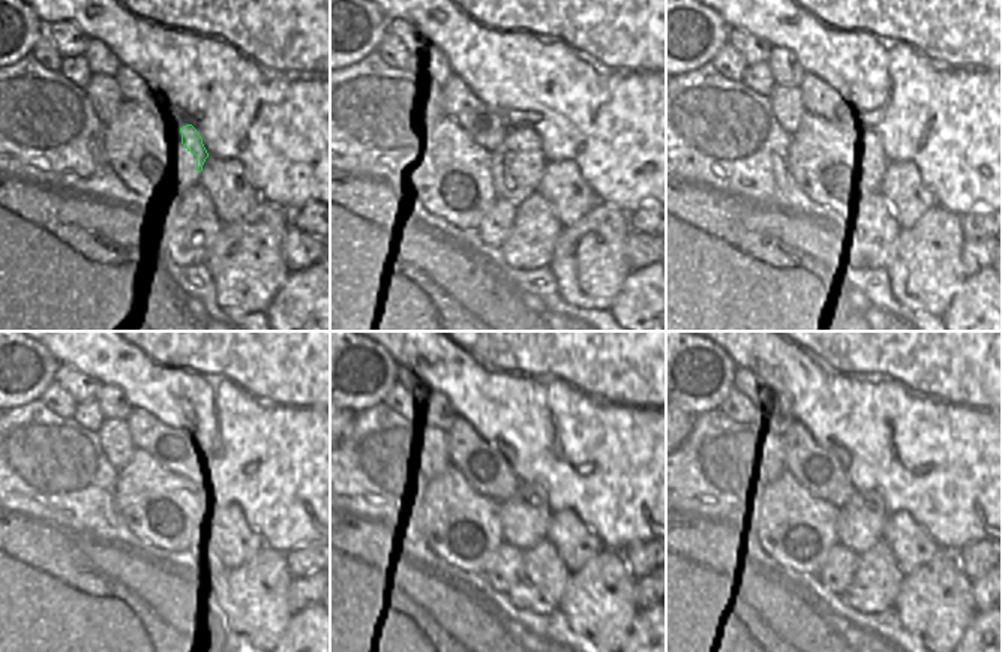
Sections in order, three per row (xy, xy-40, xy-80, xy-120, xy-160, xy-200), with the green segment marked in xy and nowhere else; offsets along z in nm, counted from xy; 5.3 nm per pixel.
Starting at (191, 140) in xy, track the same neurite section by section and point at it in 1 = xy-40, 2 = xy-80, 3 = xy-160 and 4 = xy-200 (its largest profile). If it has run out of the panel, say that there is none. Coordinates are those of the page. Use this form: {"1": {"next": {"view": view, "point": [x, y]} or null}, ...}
{"1": {"next": {"view": "xy-40", "point": [528, 140]}}, "2": {"next": {"view": "xy-80", "point": [863, 143]}}, "3": {"next": {"view": "xy-160", "point": [527, 519]}}, "4": {"next": {"view": "xy-200", "point": [861, 520]}}}

